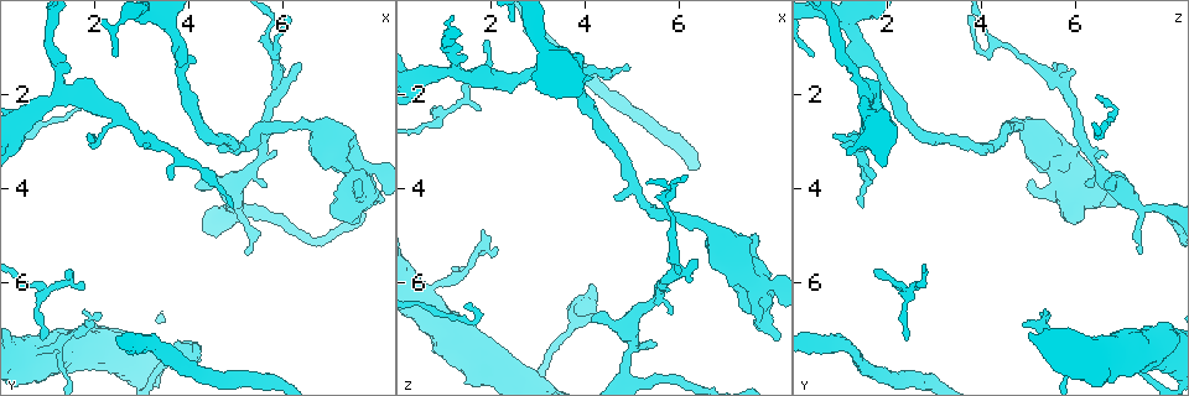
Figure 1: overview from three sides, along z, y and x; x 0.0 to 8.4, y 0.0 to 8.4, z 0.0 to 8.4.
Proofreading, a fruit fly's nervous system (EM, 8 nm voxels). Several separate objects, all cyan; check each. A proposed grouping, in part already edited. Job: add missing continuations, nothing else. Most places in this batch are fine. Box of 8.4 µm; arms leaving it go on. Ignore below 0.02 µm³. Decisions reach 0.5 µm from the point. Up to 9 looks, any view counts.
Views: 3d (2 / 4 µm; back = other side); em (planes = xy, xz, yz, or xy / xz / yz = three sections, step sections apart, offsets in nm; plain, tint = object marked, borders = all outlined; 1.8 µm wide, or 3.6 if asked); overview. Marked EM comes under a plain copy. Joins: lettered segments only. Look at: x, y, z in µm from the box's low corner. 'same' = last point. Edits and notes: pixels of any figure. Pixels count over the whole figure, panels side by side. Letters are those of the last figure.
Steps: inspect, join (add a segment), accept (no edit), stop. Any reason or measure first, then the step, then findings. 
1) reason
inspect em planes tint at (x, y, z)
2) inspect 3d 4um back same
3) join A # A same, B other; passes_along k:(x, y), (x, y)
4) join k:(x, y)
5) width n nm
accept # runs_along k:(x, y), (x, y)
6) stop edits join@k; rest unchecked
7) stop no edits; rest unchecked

thin end
inspect em xz step 4 tint at (4.90, 4.40, 1.50)

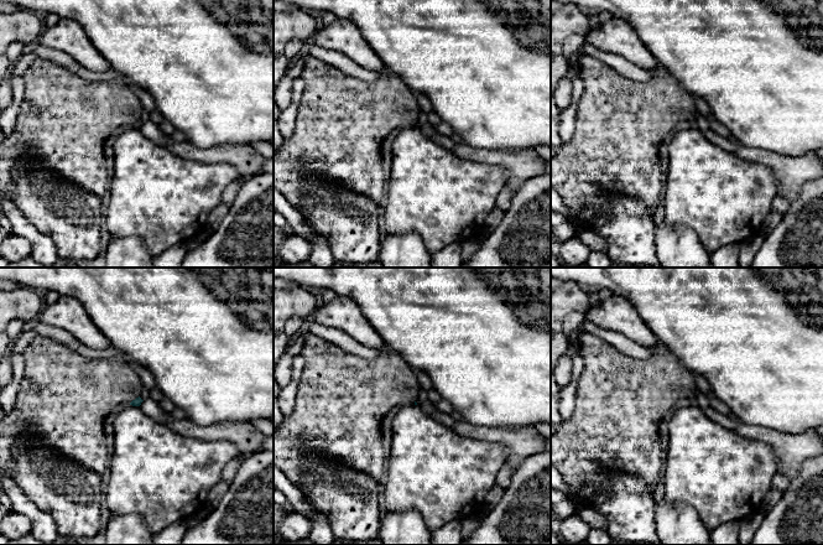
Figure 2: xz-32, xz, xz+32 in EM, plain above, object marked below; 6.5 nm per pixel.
another direction
inspect em xy step 4 borders same

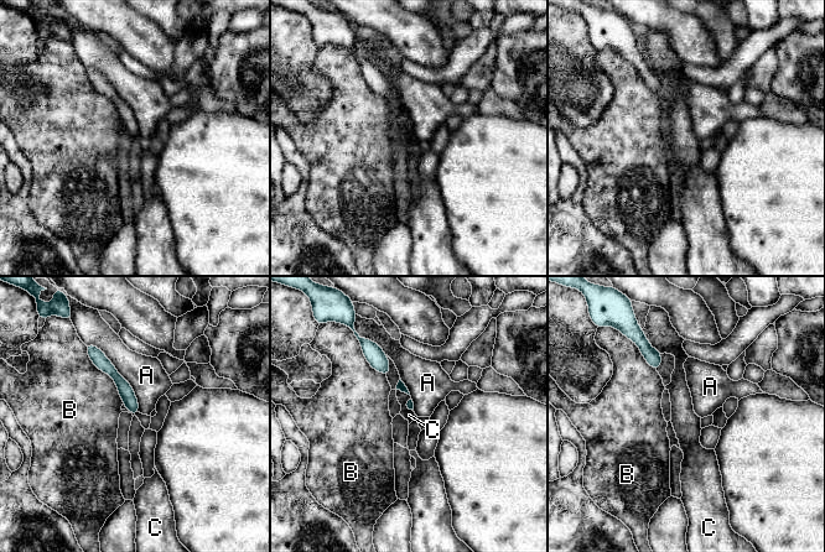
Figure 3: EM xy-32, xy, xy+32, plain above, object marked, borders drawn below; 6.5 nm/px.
accept # A other, B other, C other; runs_along 3:(96, 350), (135, 410); no lettered segment goes on from it

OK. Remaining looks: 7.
branch stops here
inspect em planes borders at (6.40, 1.35, 5.50)

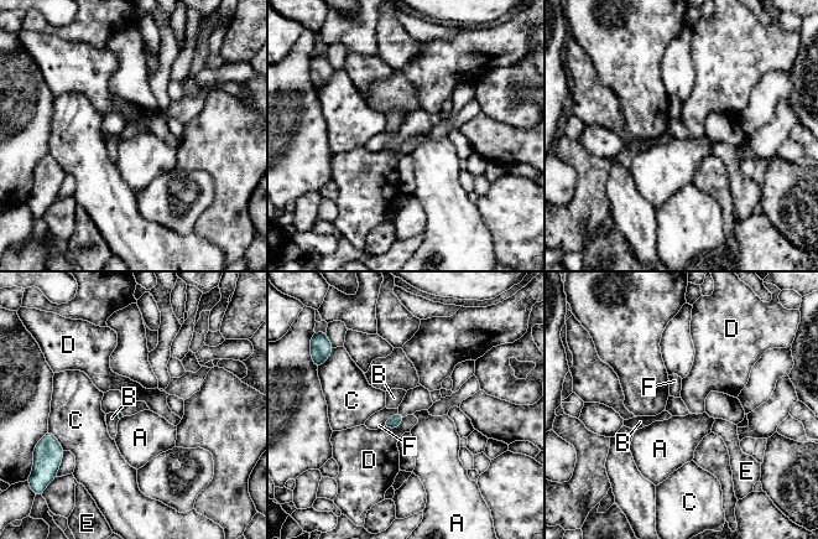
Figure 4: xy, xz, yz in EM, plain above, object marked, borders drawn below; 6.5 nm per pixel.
accept # A other, B other, C other, D other, E other, F other; border 4:(405, 416), (396, 428), (383, 428); none of them fits

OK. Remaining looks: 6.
free end
inspect em planes borders at (4.20, 3.95, 6.85)

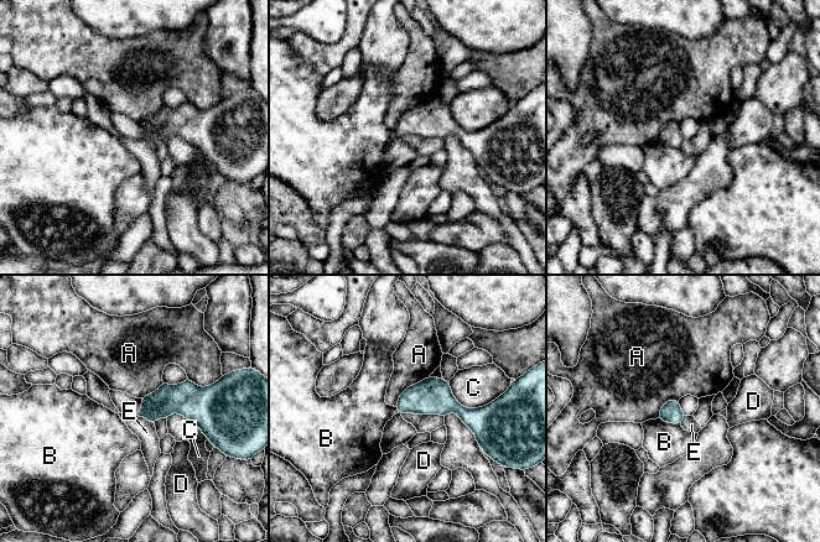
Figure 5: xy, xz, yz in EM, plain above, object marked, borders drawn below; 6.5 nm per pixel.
accept # A other, B other, C other, D other, E other; border 5:(133, 415), (145, 417), (154, 426); none of them fits

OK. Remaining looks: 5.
tapers out
inspect em xy step 16 tint at (5.20, 5.30, 7.35)

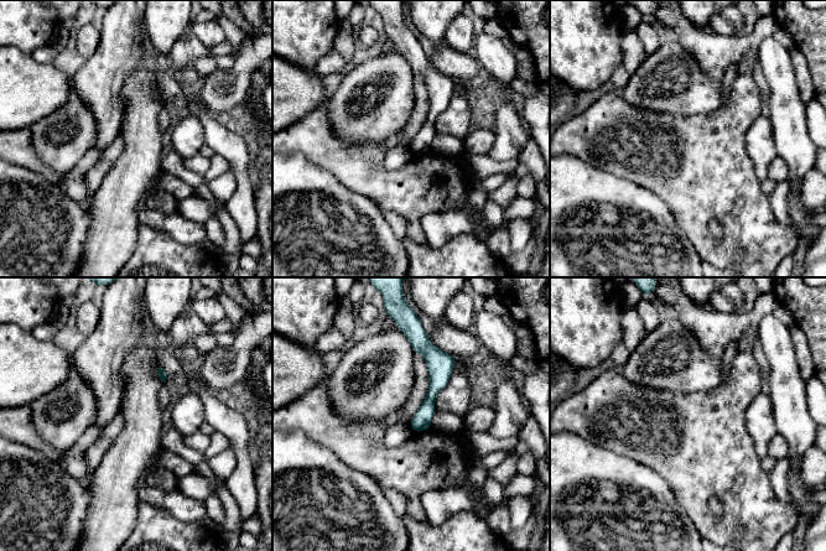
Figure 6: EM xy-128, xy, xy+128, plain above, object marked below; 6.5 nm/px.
inspect em planes borders same

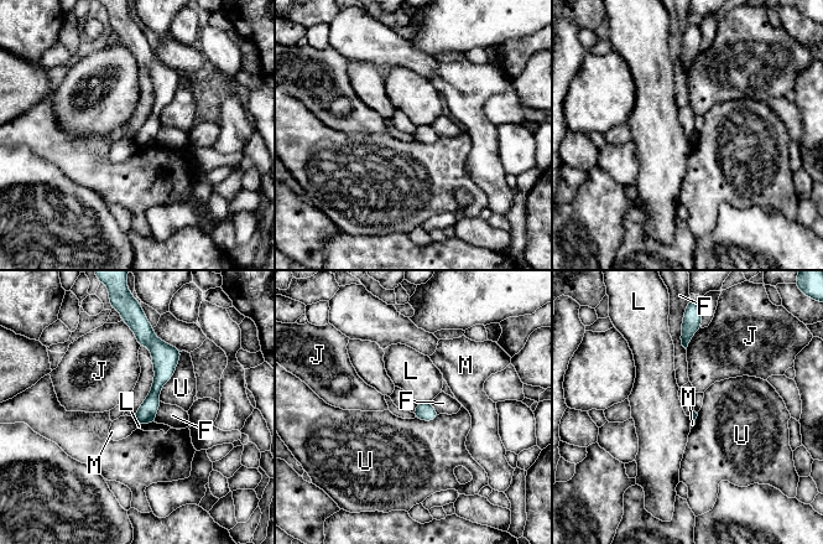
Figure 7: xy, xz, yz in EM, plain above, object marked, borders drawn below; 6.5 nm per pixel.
accept # F other, J other, L other, M other, U other; none of them fits

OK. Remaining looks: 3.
stop no edits; rest unchecked

